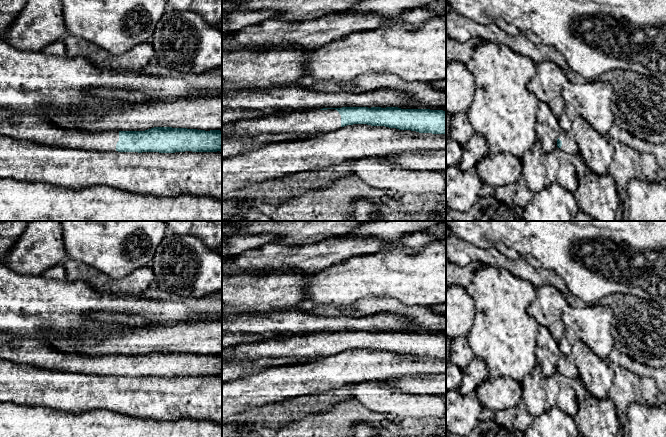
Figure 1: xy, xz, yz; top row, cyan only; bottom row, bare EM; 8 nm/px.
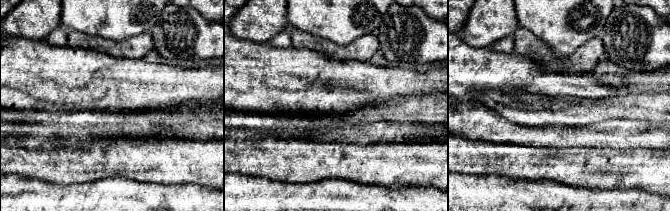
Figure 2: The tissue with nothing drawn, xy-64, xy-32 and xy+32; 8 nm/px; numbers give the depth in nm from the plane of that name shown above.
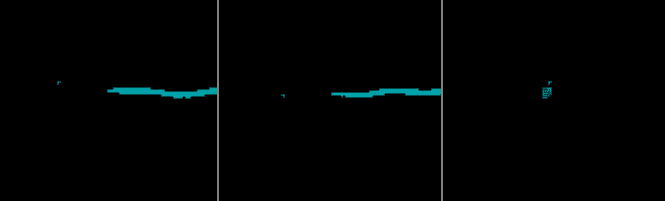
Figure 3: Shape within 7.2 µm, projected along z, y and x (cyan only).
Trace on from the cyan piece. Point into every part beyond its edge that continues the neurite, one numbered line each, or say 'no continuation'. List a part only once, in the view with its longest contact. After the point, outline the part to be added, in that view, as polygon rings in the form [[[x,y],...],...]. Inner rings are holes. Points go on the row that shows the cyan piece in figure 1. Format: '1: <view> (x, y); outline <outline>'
1: xz (314, 121); outline [[[313,109],[244,119],[222,125],[222,137],[243,137],[262,134],[317,134],[341,128],[341,115],[335,109]]]

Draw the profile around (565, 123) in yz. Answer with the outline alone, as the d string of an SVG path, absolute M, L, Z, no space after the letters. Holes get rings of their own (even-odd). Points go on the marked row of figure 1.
M571 104L565 105L565 113L558 119L562 131L570 132L572 121L577 116L577 111Z

